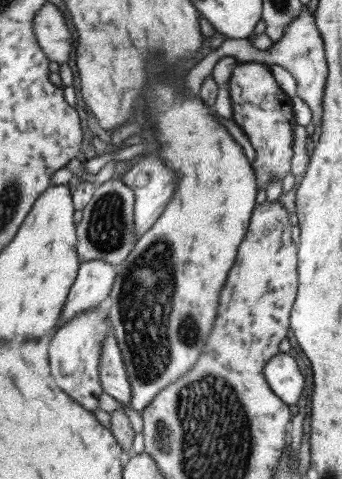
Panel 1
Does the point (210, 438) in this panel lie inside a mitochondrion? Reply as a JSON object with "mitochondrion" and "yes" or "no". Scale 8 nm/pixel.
{"mitochondrion":"yes"}

